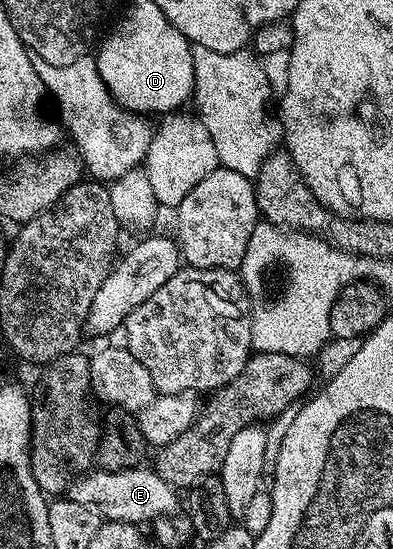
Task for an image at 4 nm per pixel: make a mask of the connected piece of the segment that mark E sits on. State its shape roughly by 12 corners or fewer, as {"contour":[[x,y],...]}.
{"contour":[[154,467],[85,472],[66,499],[104,521],[176,515],[180,493]]}

